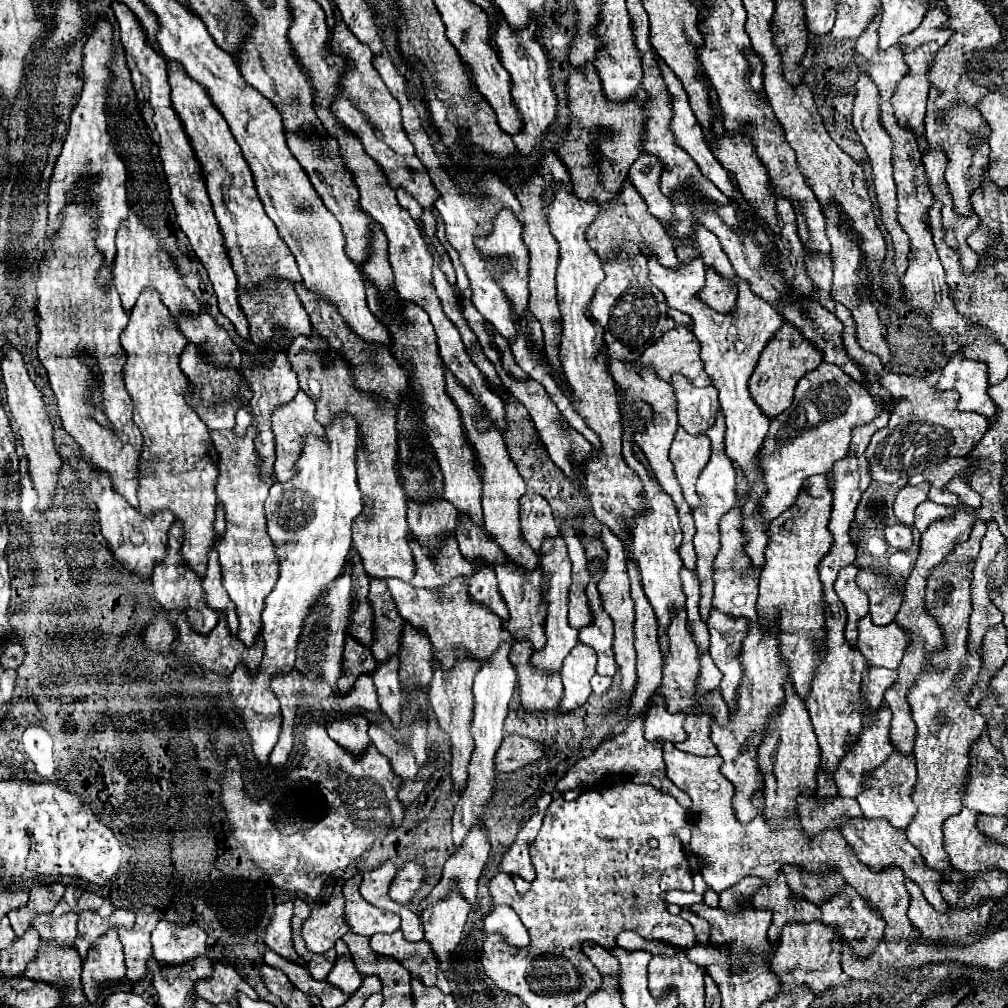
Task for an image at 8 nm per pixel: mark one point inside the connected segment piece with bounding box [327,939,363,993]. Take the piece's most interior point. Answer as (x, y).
(345, 976)

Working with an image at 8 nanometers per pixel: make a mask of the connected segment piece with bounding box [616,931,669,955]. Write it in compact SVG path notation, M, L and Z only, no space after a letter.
M622 931L617 936L617 945L628 952L637 950L643 950L651 953L652 955L657 954L669 954L665 948L660 948L642 938L640 935L633 931Z

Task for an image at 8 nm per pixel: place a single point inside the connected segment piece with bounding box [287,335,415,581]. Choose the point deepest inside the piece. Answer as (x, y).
(379, 536)

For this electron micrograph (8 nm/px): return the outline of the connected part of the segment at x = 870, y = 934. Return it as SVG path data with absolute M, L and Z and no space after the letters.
M847 883L844 891L835 896L835 905L833 898L821 907L821 912L823 923L833 925L837 929L837 935L841 935L844 940L849 940L850 943L853 943L853 949L855 949L857 957L869 957L871 949L873 949L873 939L881 939L883 937L885 923L883 923L883 917L879 915L879 911L875 911L871 905L867 905L867 899L863 899Z

